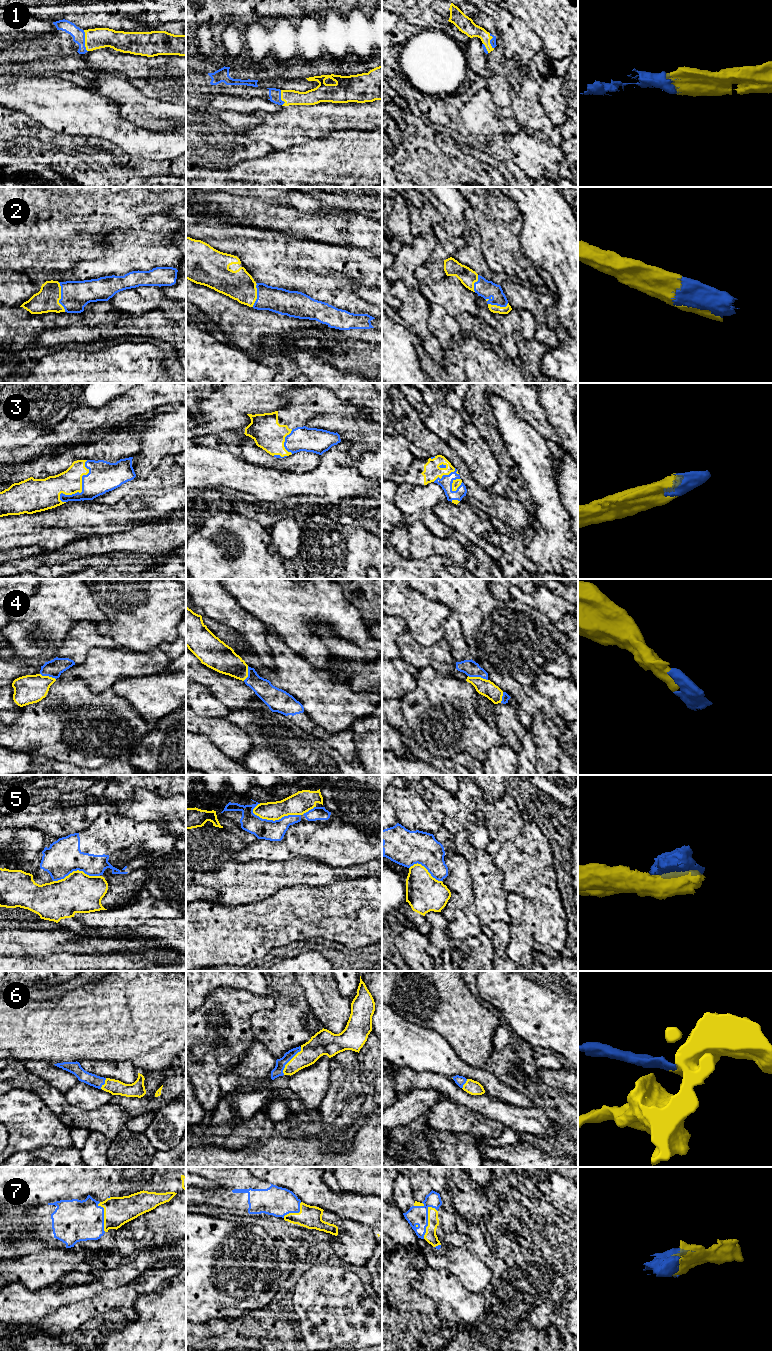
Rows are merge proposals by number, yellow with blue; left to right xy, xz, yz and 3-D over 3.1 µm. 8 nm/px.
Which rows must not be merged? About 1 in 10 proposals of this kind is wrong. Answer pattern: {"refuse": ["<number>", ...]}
{"refuse": ["5"]}

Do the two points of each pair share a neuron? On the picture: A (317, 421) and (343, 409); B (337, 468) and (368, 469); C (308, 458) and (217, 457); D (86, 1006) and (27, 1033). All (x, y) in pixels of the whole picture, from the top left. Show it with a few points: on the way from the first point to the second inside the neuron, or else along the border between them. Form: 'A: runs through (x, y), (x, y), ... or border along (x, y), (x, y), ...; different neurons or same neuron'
A: border along (338, 414), (344, 417), (357, 417); different neurons
B: border along (351, 446), (352, 464), (361, 475), (371, 479); different neurons
C: border along (244, 459), (266, 467); different neurons
D: runs through (71, 1021), (61, 1031), (42, 1031); same neuron

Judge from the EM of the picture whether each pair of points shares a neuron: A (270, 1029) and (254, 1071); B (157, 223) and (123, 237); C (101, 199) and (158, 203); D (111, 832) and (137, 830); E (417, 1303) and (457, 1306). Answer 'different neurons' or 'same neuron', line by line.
A: different neurons
B: same neuron
C: same neuron
D: same neuron
E: different neurons

